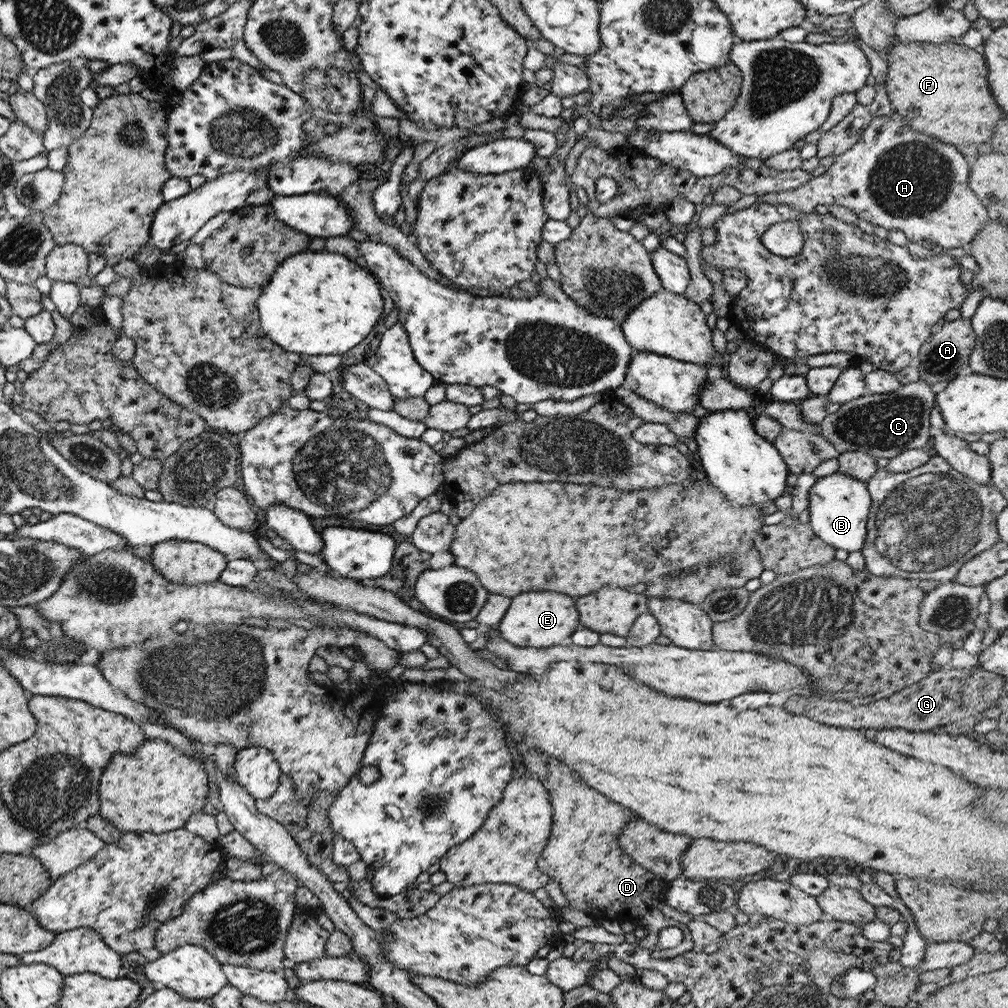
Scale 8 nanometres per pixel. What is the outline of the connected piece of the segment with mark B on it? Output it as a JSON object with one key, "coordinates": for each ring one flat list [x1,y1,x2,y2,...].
{"coordinates":[[839,471,819,477,807,493,808,525,813,534,834,549,859,551,866,537,866,516,871,501,866,483]]}

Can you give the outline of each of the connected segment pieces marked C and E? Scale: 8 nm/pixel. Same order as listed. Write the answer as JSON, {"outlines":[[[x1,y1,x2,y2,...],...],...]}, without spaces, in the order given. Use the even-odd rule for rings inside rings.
{"outlines":[[[922,380,900,385,892,393,882,395,861,395,855,400,843,403,832,414,826,414,821,422,822,437,833,445,838,453,859,451,875,458,893,458,903,450,925,446,931,436,928,423,929,410,934,406,934,394,929,384]],[[523,592,511,600,505,616,495,628,499,630,503,640,513,646,548,648,561,644,561,640,567,638,575,630,575,626,577,610,569,596,557,592]]]}

